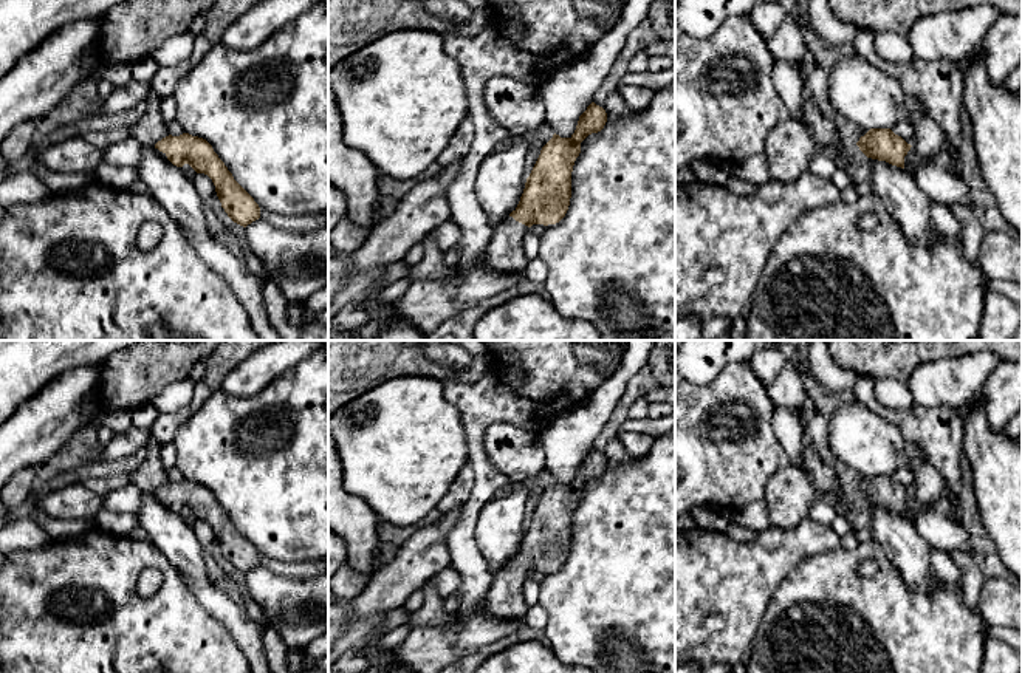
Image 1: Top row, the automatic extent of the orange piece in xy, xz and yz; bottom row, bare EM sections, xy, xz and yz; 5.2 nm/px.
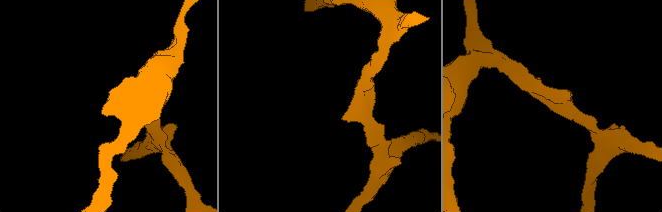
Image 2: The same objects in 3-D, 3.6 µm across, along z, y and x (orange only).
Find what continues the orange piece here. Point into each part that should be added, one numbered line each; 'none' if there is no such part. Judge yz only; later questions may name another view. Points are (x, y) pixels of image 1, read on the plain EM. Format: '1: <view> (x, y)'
1: yz (911, 511)

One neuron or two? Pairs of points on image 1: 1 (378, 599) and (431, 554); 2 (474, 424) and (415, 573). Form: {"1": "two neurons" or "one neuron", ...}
{"1": "one neuron", "2": "two neurons"}

